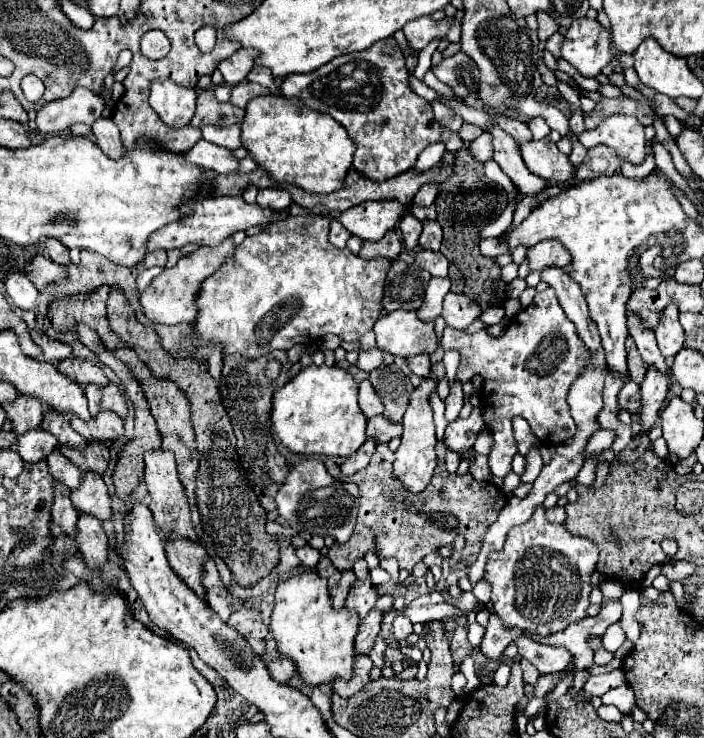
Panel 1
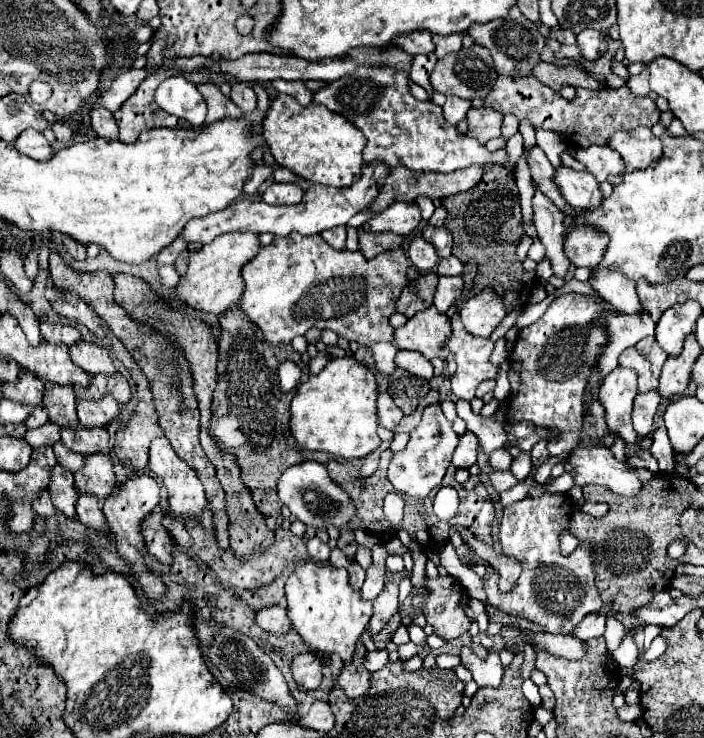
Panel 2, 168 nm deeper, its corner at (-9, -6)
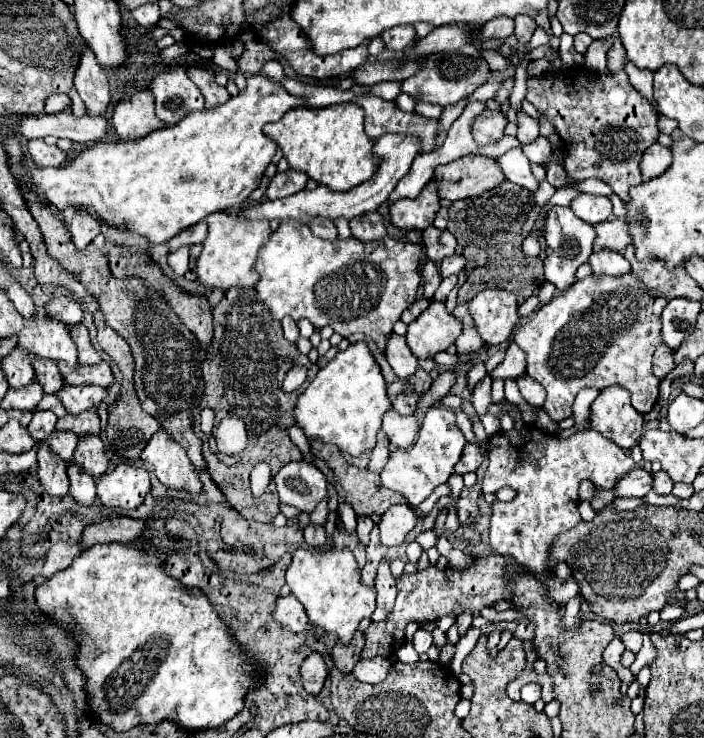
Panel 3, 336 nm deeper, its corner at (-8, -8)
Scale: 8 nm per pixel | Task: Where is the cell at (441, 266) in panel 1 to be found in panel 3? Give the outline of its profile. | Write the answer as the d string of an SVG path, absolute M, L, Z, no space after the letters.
M450 255L450 257L442 259L442 263L440 263L440 275L442 277L456 275L456 273L460 273L464 269L464 265L466 265L466 259L462 255Z

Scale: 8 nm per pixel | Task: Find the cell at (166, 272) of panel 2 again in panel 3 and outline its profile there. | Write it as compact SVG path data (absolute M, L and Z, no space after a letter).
M180 247L176 253L170 253L168 263L176 275L184 275L188 271L188 259L190 259L190 247Z

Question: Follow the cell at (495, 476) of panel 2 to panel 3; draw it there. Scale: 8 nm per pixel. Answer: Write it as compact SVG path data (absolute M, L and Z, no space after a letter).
M524 427L520 431L512 429L512 431L498 431L490 437L488 441L488 471L482 479L482 492L484 494L496 494L498 489L509 486L516 491L516 497L508 503L492 503L492 519L490 519L490 547L500 553L500 555L510 555L514 557L518 563L526 565L528 569L534 571L536 579L544 585L544 589L548 591L548 599L558 603L558 605L566 605L572 597L580 595L578 583L574 583L574 579L566 579L564 583L558 581L550 571L546 571L546 561L550 555L550 545L554 541L554 537L562 531L568 531L570 527L574 527L580 521L580 513L578 512L578 485L582 479L592 479L594 483L602 485L606 483L606 489L612 489L616 479L626 475L628 471L634 469L634 461L632 457L620 449L616 443L612 443L610 439L602 439L600 433L586 429L586 431L578 431L570 437L556 437L556 435L548 435L546 431L538 429L538 427Z

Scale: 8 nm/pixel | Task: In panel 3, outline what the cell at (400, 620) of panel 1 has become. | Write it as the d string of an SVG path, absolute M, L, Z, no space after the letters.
M418 629L414 633L414 647L416 647L416 651L418 653L426 653L430 649L430 645L432 645L432 633L426 631L426 629Z

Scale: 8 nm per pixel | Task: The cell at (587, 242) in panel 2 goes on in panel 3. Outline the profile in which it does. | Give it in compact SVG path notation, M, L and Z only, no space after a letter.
M608 219L604 223L594 225L594 229L596 229L594 251L600 249L622 251L630 245L630 231L626 231L626 219Z

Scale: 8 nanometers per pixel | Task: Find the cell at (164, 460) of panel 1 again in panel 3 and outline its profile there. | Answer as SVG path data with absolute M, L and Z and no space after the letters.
M160 427L148 445L142 449L140 459L154 467L156 477L174 489L186 489L190 493L202 491L202 481L186 457L186 451Z

